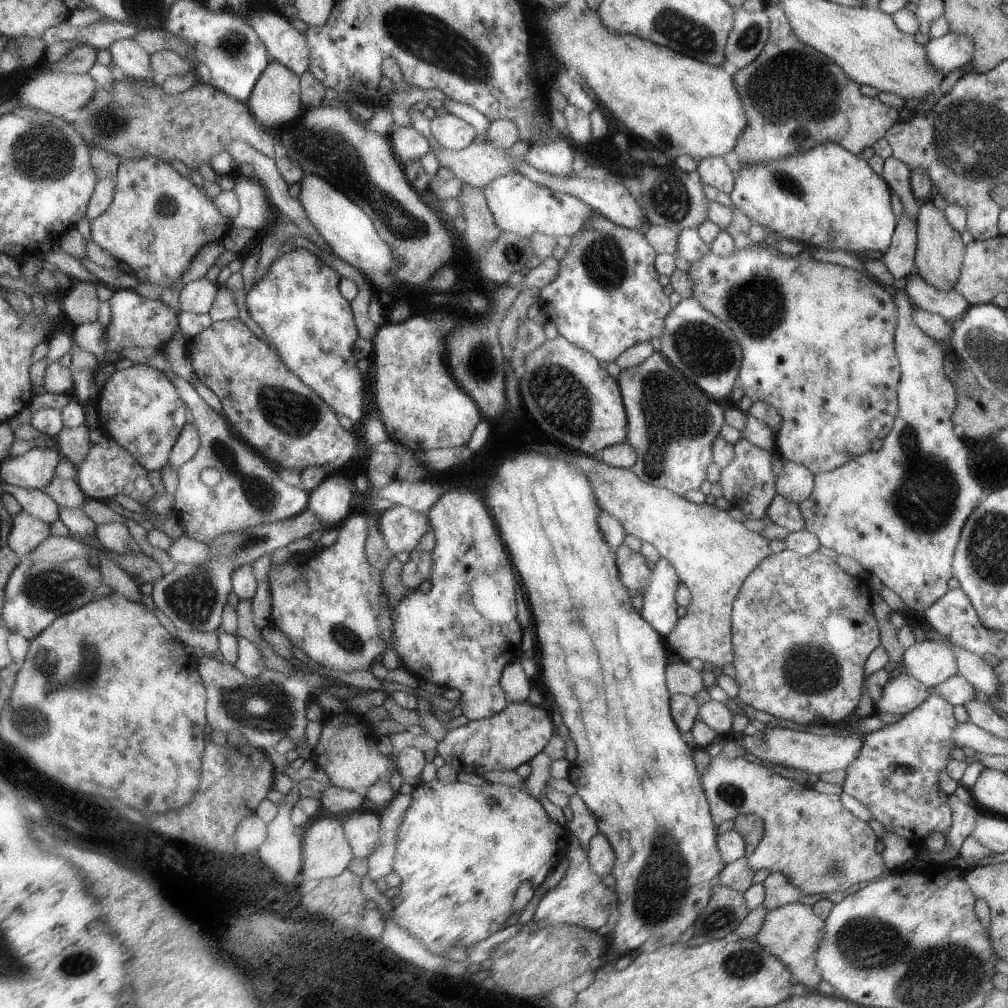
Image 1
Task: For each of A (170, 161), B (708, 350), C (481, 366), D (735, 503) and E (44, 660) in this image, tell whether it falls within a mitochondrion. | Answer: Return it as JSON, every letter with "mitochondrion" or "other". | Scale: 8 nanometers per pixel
{"A":"other","B":"mitochondrion","C":"mitochondrion","D":"other","E":"mitochondrion"}

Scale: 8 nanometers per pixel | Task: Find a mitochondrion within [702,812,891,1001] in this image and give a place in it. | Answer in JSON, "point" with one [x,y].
{"point":[743,963]}

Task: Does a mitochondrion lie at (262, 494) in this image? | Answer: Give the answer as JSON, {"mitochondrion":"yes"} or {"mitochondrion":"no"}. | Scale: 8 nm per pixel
{"mitochondrion":"yes"}

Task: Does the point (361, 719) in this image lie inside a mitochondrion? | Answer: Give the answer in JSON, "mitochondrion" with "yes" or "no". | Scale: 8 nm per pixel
{"mitochondrion":"no"}

